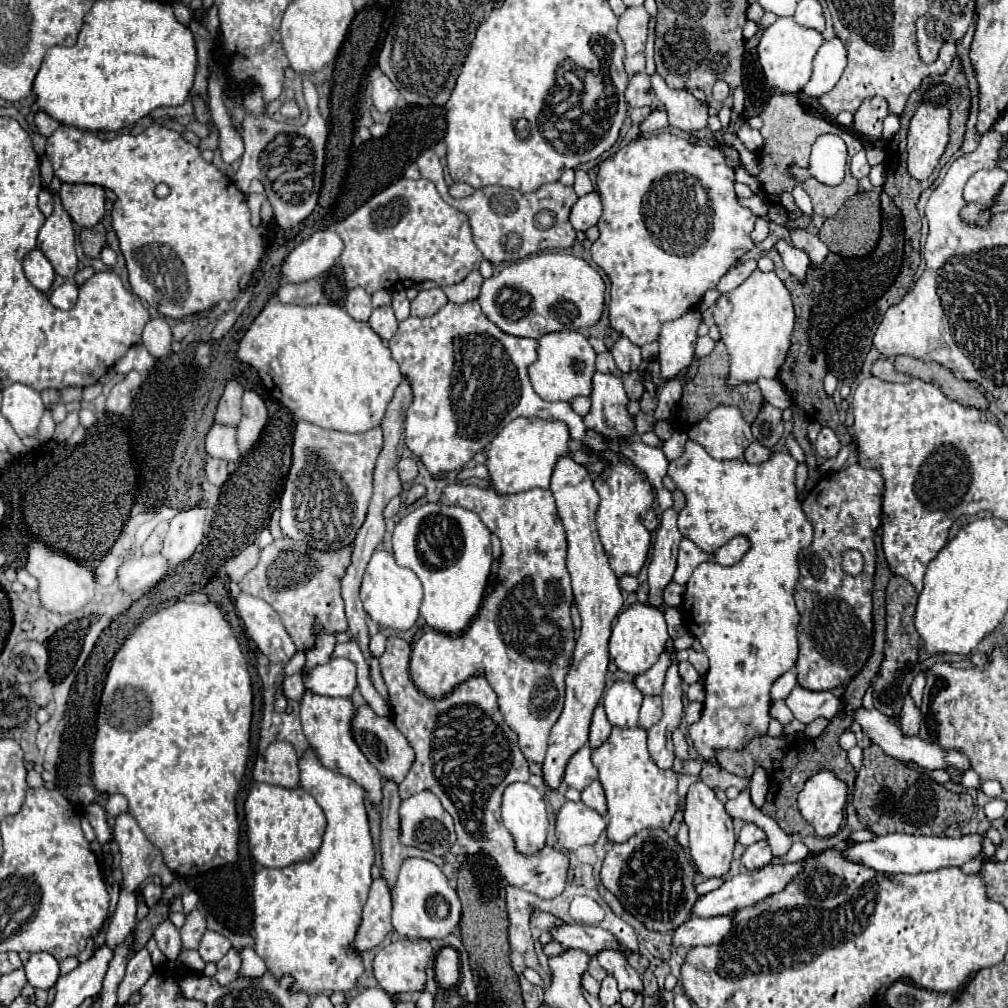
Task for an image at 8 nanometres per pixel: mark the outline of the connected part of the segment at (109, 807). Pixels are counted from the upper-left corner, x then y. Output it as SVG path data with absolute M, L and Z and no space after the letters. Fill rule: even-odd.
M122 794L110 796L110 798L108 798L108 804L106 804L106 814L112 816L112 818L116 818L116 816L120 816L120 814L124 814L124 812L128 812L128 802L126 802L126 798L124 798Z

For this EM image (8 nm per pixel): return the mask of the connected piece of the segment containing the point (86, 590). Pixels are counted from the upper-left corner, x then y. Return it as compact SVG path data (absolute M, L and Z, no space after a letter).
M32 540L26 546L26 570L38 580L40 604L50 612L58 614L78 612L94 598L94 574L90 572L90 568L50 548L42 540Z

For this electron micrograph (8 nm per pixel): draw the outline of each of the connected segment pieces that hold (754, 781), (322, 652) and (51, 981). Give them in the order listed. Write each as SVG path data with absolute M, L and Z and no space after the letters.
M758 766L750 778L750 794L752 794L752 802L754 806L762 806L764 798L766 798L766 790L768 790L768 770Z
M318 622L314 624L314 636L316 636L316 642L306 652L306 664L302 668L304 674L308 674L316 666L328 664L332 660L332 652L334 652L334 646L336 646L336 632L326 632L322 628L322 624L318 624Z
M46 952L32 954L30 960L24 964L24 970L26 970L28 982L34 988L50 990L58 980L58 962L52 954L46 954Z

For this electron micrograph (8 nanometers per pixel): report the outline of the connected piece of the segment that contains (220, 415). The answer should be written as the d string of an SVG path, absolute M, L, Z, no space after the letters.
M230 380L224 386L222 398L220 398L218 408L216 408L216 422L218 424L238 426L238 422L242 418L242 410L240 410L240 406L242 406L242 394L244 394L244 388L236 380Z

